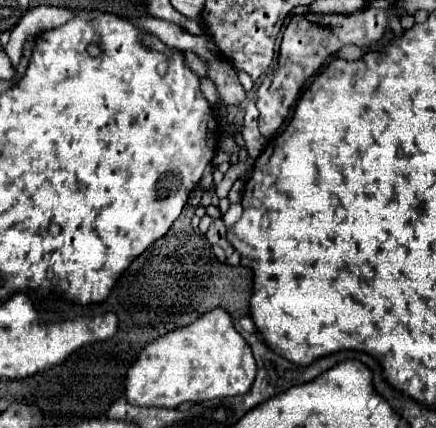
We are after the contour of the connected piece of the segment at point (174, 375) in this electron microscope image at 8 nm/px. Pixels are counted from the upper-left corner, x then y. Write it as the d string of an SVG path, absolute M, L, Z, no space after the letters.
M213 309L201 319L147 343L129 367L125 379L127 403L141 407L175 409L185 401L243 395L253 385L257 365L245 339L235 331L227 311Z

